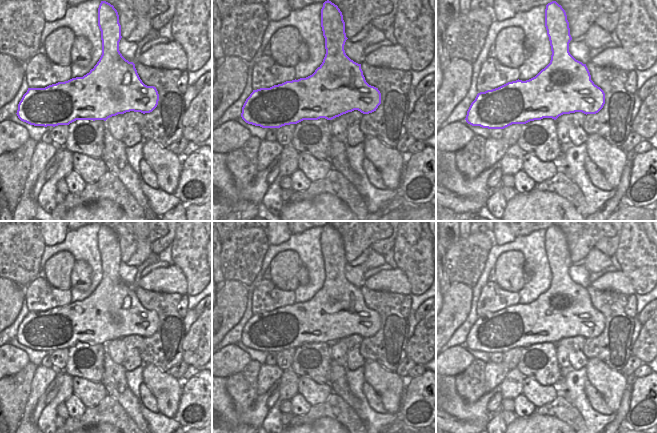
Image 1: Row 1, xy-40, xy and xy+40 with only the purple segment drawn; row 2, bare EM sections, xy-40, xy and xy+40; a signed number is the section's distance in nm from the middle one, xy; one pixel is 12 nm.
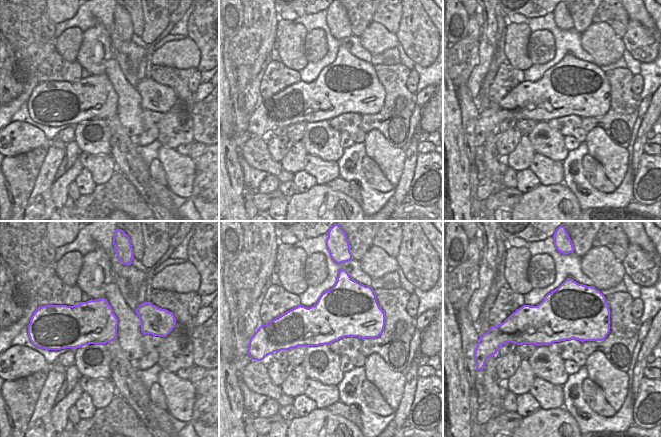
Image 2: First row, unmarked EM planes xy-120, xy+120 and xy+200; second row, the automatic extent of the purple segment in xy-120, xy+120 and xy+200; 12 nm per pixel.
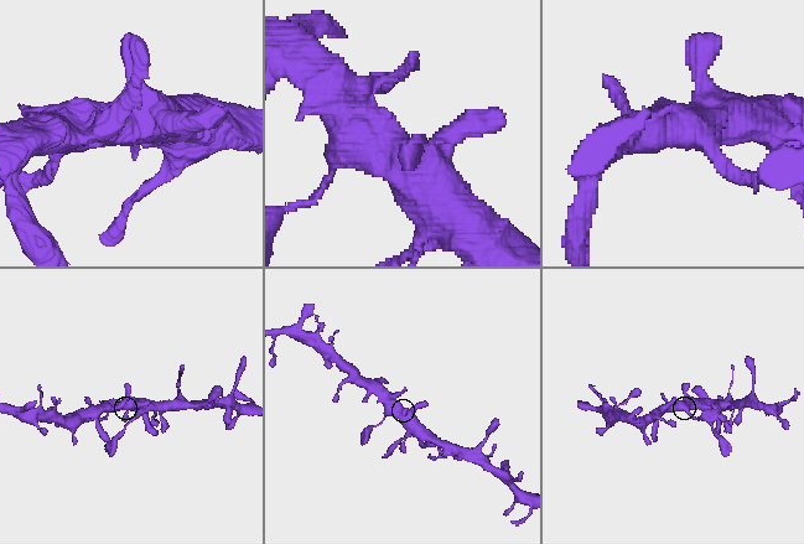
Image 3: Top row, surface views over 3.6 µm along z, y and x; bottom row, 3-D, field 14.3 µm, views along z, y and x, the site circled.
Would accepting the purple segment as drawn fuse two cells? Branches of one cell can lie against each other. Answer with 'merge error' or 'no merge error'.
no merge error

